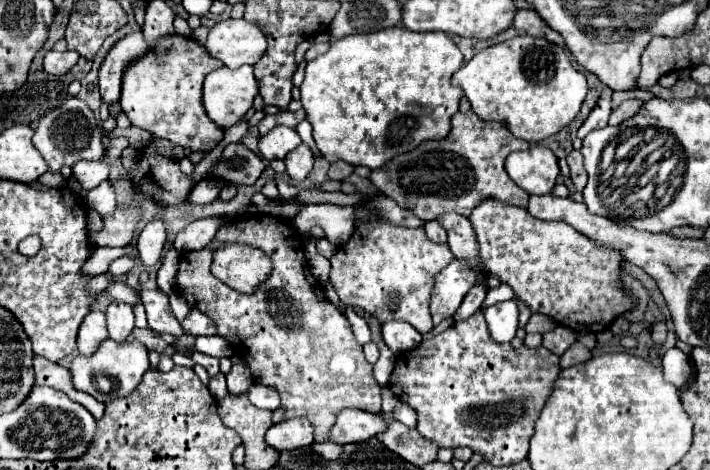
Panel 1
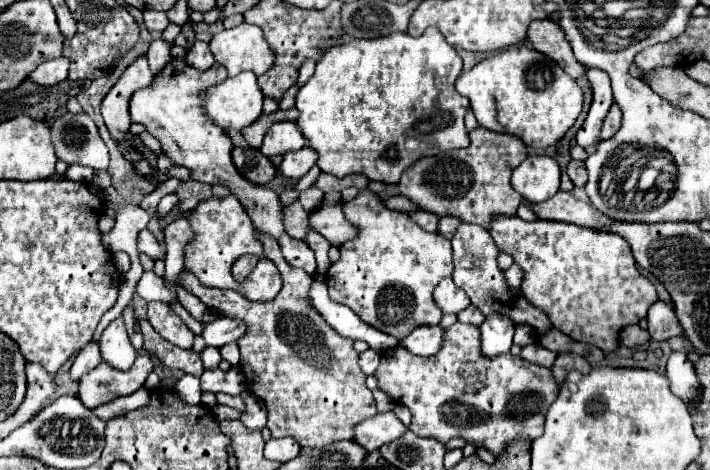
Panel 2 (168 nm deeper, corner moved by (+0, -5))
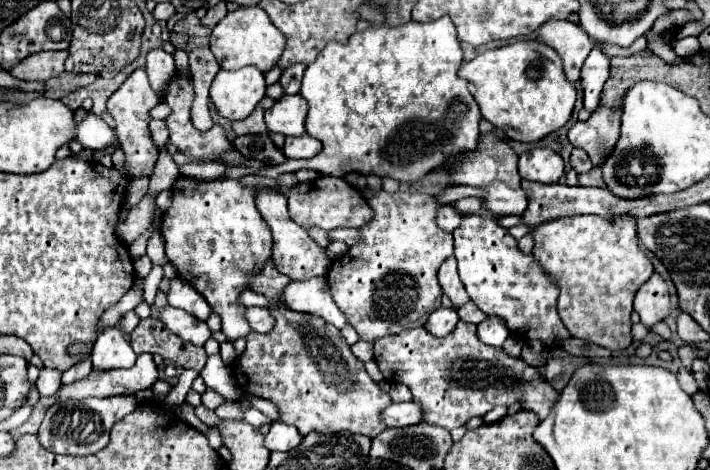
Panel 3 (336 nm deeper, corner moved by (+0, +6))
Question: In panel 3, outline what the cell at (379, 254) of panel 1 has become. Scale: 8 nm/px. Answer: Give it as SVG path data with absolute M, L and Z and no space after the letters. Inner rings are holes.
M366 188L362 194L372 206L374 218L360 228L362 240L332 262L328 286L348 324L362 340L374 342L388 334L424 326L424 320L442 306L442 288L436 274L440 264L452 256L454 242L452 234L436 224L440 202L434 196L420 192L370 196Z

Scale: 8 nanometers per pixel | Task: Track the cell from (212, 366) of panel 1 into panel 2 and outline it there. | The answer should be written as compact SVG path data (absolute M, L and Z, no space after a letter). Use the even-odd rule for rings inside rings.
M232 367L230 371L220 371L220 369L204 369L202 377L202 391L212 391L212 393L228 393L228 395L238 395L240 391L246 389L244 375L240 367Z

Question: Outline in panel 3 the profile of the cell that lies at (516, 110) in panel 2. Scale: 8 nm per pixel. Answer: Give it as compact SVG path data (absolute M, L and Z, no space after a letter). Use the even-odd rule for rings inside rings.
M518 40L510 46L486 50L478 54L474 60L464 62L458 70L458 76L468 80L470 94L476 98L482 116L500 132L504 132L506 138L518 140L518 142L538 142L550 132L562 128L570 116L576 102L576 90L574 86L564 78L562 72L562 60L560 56L546 44L530 42L530 40Z

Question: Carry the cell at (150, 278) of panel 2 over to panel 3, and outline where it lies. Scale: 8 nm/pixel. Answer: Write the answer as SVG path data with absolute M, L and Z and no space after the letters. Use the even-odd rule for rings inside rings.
M174 278L170 284L170 290L166 294L168 304L174 308L182 308L188 314L196 316L198 320L208 320L212 308L208 308L208 302L186 282L180 282L180 278Z

